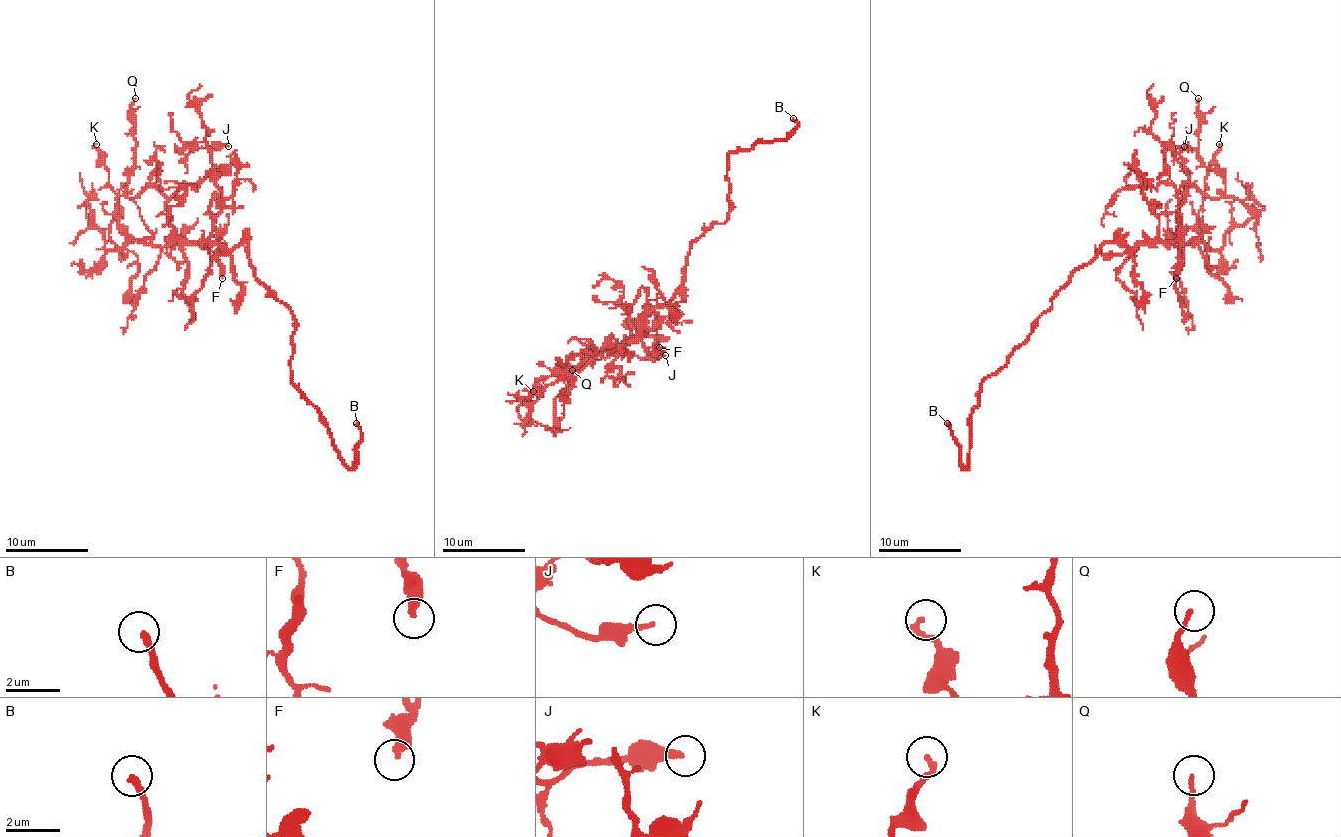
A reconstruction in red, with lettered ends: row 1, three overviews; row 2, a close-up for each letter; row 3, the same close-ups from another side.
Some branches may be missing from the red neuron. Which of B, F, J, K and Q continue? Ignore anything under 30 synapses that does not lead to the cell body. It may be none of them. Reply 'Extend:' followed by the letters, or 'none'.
Extend: B

